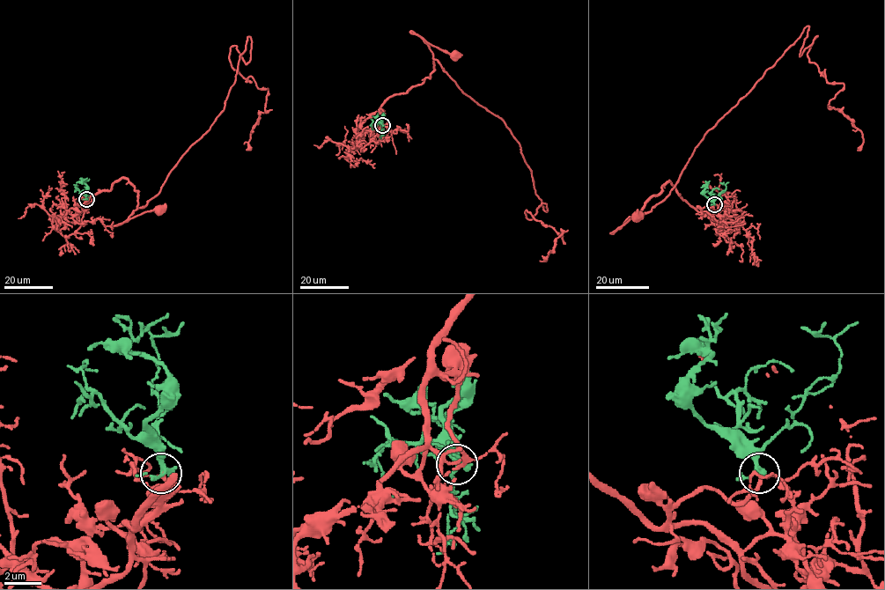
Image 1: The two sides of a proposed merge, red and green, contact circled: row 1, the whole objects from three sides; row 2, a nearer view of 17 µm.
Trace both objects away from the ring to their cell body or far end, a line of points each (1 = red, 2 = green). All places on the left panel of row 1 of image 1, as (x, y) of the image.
1: (86, 199), (83, 206), (94, 195), (126, 178), (138, 192), (137, 209), (129, 218), (160, 209)
2: (86, 199), (87, 185), (82, 181), (87, 178)

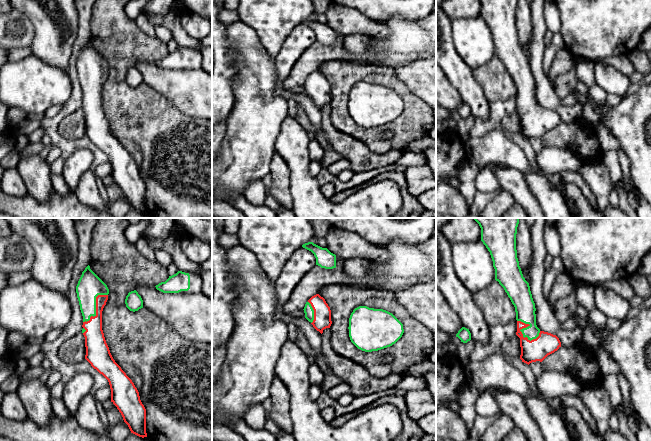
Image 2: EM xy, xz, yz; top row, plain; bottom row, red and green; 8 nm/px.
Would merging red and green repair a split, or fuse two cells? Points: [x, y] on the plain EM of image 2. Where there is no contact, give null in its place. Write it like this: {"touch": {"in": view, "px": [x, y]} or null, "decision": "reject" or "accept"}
{"touch": {"in": "yz", "px": [521, 108]}, "decision": "accept"}

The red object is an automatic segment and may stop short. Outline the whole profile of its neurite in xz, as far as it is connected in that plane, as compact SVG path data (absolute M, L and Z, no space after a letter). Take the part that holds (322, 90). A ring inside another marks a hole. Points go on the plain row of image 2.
M319 70L312 72L304 83L305 94L313 101L313 103L321 110L326 104L330 104L331 86L325 75Z

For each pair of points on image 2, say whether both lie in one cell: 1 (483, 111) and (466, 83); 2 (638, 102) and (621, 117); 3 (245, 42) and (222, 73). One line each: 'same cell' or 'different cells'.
1: same cell
2: same cell
3: different cells

